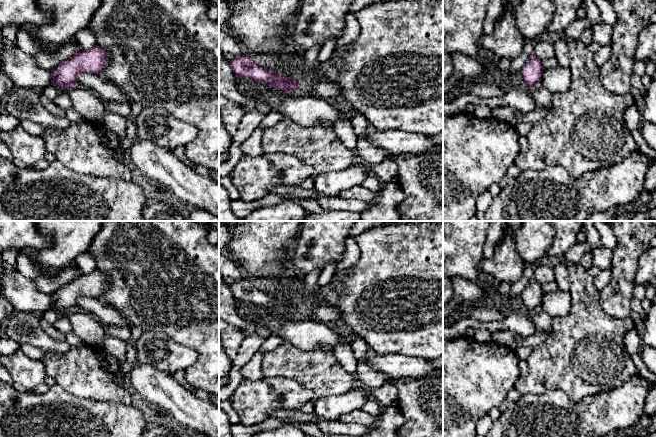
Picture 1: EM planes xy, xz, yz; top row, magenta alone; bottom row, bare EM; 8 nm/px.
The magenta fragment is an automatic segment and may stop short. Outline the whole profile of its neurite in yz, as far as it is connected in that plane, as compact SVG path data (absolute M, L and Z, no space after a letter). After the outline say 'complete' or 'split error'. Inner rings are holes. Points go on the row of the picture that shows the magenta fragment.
M534 53L529 56L526 64L520 71L520 74L523 77L527 88L533 88L540 85L543 74L543 66L542 62L535 56Z; complete

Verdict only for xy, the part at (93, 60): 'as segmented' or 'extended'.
as segmented

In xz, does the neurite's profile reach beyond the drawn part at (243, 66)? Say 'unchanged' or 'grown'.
unchanged

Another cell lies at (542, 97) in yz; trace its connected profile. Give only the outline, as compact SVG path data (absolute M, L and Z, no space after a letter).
M542 85L530 88L530 93L536 103L536 108L543 108L550 106L552 100L552 94Z

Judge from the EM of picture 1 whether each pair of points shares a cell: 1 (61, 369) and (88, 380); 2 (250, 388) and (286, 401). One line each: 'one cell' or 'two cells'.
1: one cell
2: one cell

